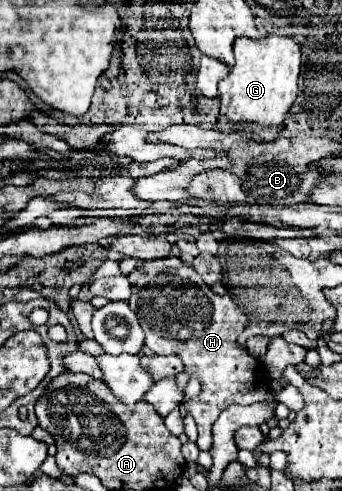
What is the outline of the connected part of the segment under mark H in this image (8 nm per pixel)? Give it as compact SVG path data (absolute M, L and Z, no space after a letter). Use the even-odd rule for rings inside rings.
M179 258L141 260L129 274L131 298L129 306L137 314L145 332L145 346L155 354L175 354L185 364L189 378L199 378L201 394L195 400L185 400L185 410L195 418L199 428L197 446L211 448L211 426L229 404L253 404L267 398L269 376L261 362L253 360L243 346L237 346L237 336L249 324L249 318L231 300L229 294L217 296L203 278Z

